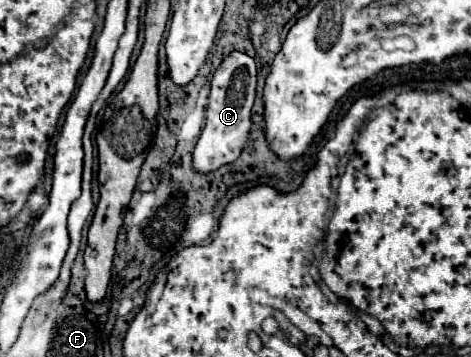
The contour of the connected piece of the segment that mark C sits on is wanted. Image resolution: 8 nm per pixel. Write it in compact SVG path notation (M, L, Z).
M234 50L222 60L212 78L212 90L206 106L206 126L192 154L194 172L200 174L214 172L224 164L232 164L240 156L242 148L248 142L252 126L250 110L254 104L254 94L256 94L256 62L248 54Z

